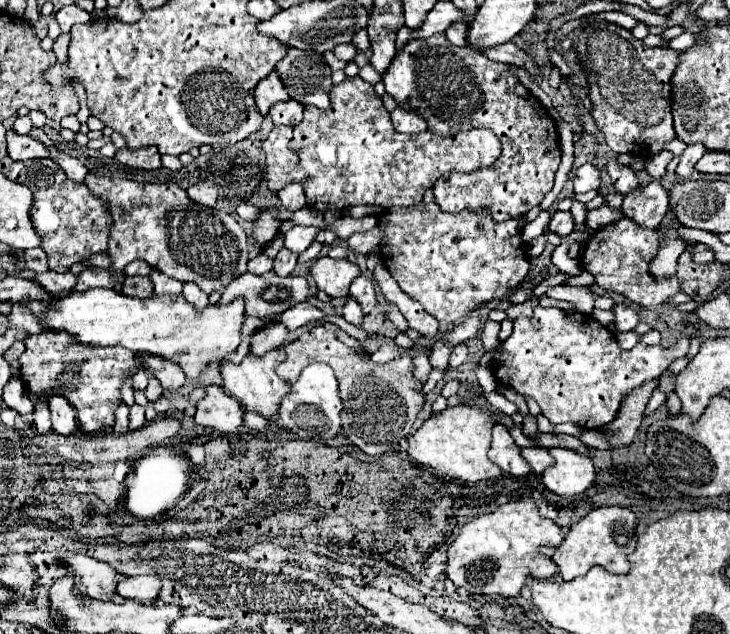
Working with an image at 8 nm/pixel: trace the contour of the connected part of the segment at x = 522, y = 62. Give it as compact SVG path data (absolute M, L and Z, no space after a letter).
M505 42L505 44L501 44L501 46L495 46L493 50L485 52L485 56L491 58L491 60L497 60L497 62L521 66L523 70L527 70L527 72L533 76L533 80L539 78L539 66L537 66L523 50L519 50L513 42Z

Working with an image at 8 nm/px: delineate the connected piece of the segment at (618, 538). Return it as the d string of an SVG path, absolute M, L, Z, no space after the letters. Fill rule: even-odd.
M603 506L591 510L585 518L573 524L559 548L555 548L553 552L549 548L541 548L541 552L545 552L557 564L561 578L569 582L577 576L585 576L593 566L601 566L611 574L627 574L627 556L635 550L635 542L635 514L623 506Z

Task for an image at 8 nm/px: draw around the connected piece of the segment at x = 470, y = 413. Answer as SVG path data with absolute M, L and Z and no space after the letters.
M445 408L443 412L427 418L421 428L407 438L409 458L419 466L435 470L435 474L439 474L441 478L459 478L469 484L497 480L503 476L503 470L487 458L493 424L495 420L485 410Z

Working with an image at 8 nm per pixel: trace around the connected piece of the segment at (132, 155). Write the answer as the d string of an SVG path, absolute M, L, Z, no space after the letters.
M149 146L145 150L129 150L121 148L115 158L129 168L141 168L141 170L157 170L161 168L161 154L155 146Z

